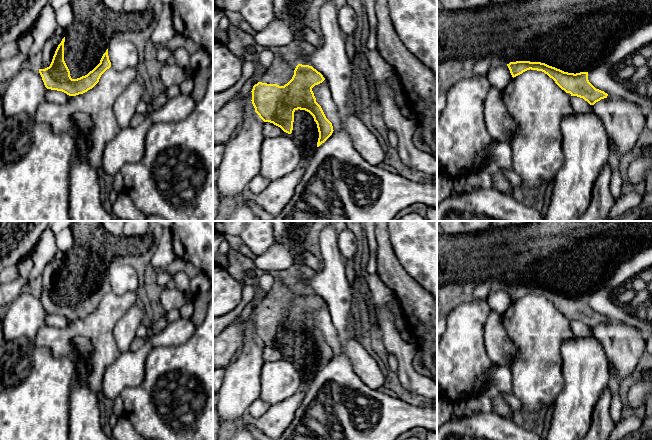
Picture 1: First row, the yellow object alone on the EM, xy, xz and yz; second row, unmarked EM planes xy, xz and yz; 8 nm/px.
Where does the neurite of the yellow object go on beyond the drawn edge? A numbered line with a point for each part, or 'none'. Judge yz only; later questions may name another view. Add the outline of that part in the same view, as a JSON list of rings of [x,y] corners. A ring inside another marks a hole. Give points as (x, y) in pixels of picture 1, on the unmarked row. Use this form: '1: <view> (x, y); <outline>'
none

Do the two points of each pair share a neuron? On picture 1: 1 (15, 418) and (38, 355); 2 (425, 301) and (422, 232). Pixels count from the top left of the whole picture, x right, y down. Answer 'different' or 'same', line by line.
1: same
2: different

